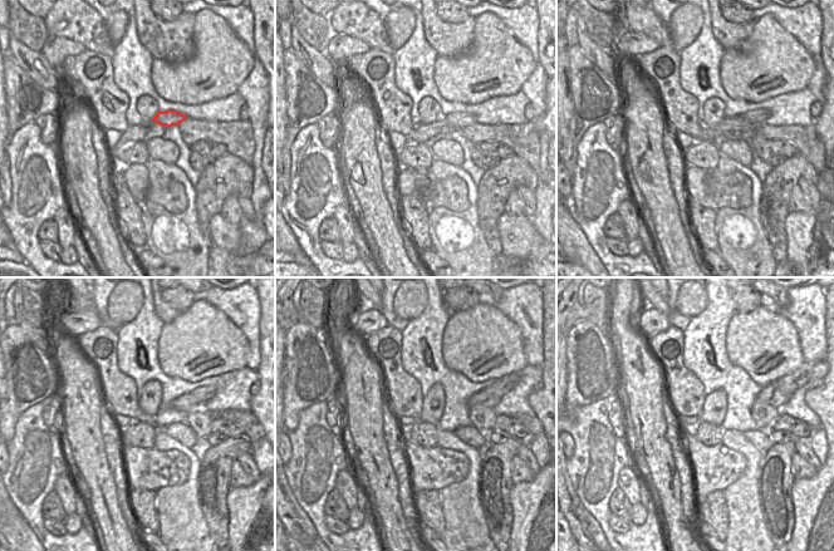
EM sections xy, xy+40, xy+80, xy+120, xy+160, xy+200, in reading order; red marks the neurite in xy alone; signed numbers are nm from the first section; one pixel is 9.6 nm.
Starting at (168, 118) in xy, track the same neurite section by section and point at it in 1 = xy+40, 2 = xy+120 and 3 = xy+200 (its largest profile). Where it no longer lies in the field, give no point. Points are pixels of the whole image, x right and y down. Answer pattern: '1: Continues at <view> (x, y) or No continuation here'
1: Continues at xy+40 (454, 121)
2: Continues at xy+120 (191, 402)
3: Continues at xy+200 (788, 384).

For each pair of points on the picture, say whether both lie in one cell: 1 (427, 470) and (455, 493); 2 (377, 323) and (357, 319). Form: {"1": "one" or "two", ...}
{"1": "two", "2": "one"}

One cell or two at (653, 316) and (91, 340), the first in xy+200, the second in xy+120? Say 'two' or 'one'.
two

